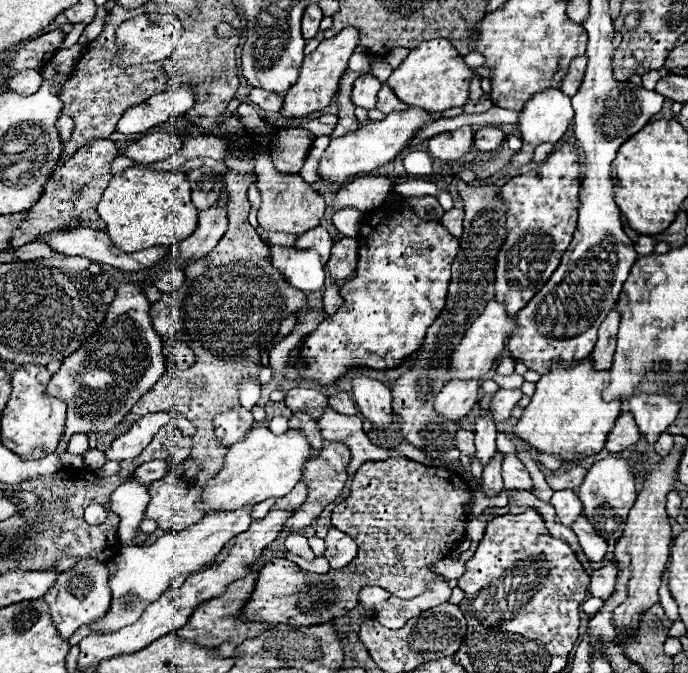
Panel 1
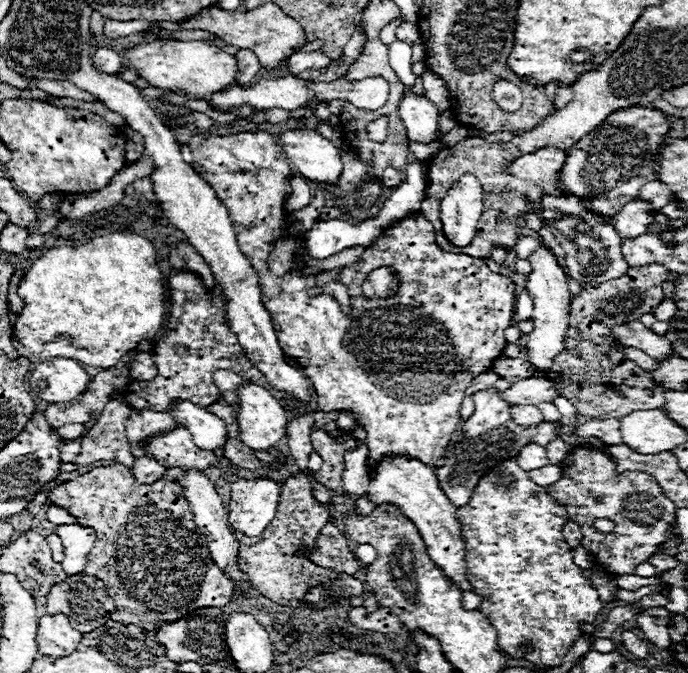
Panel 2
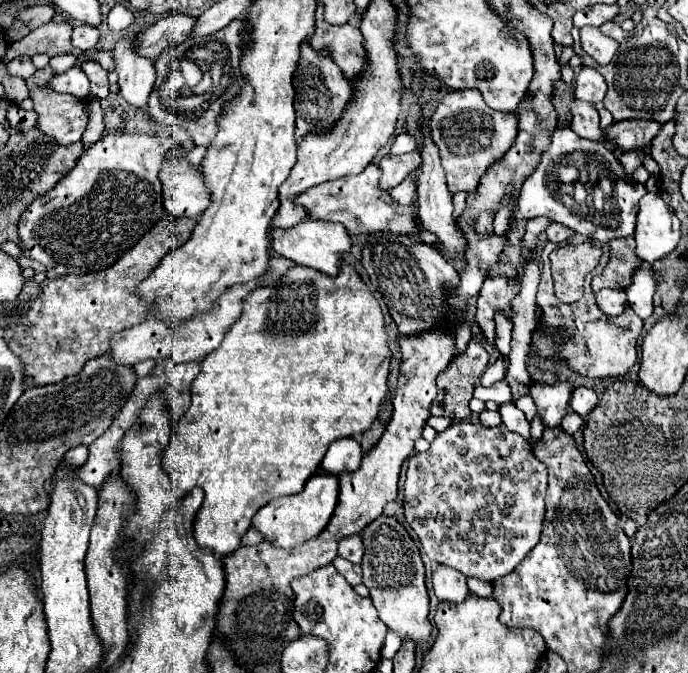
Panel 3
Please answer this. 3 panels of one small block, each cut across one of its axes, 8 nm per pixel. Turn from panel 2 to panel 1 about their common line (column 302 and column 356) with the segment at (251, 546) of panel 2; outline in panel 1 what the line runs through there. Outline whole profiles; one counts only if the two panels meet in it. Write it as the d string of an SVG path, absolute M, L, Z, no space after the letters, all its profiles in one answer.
M394 458L394 460L386 460L386 462L374 462L374 460L364 462L364 464L358 468L358 472L354 474L354 478L352 478L352 492L350 492L350 496L348 496L342 504L338 504L338 506L334 508L334 512L332 512L332 526L334 526L336 530L342 530L344 534L348 534L348 536L354 538L354 542L358 544L358 556L356 556L346 568L342 568L342 570L328 570L326 574L306 572L306 570L302 570L298 564L294 564L294 562L290 562L290 560L286 560L286 558L270 558L270 560L264 564L264 568L258 572L256 586L254 586L248 602L244 604L244 608L242 608L242 612L240 612L240 618L242 618L242 620L268 622L270 626L288 624L288 626L292 626L292 628L300 628L300 626L316 626L316 624L332 622L332 620L344 616L348 610L356 608L356 606L358 606L358 592L360 592L362 586L380 586L380 588L388 590L390 594L394 594L394 596L398 596L398 598L414 598L414 596L418 596L418 594L424 590L424 584L426 584L428 580L440 578L440 576L436 576L436 574L428 568L428 564L438 562L438 560L442 560L444 556L448 556L448 552L454 550L454 544L458 544L458 542L464 538L464 534L466 534L464 528L466 528L466 520L468 520L468 518L466 518L466 514L468 514L468 508L466 508L466 506L468 506L468 502L470 502L470 496L472 496L470 486L468 486L456 472L452 472L452 470L448 470L448 468L432 468L432 466L424 466L424 464L414 462L414 460L408 460L408 458Z

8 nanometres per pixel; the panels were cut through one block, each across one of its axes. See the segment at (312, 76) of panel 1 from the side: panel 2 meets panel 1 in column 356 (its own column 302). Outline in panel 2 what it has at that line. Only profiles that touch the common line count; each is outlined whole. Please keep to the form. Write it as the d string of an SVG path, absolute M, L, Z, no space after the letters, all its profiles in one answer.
M266 2L260 8L246 10L246 12L238 12L238 10L228 12L218 6L210 6L198 12L196 16L192 16L190 20L180 22L180 28L182 30L206 30L222 38L226 44L232 44L236 48L248 48L258 56L264 68L278 68L280 62L284 62L292 54L292 48L300 48L306 44L300 24L288 14L284 14L282 8L276 6L274 2Z

